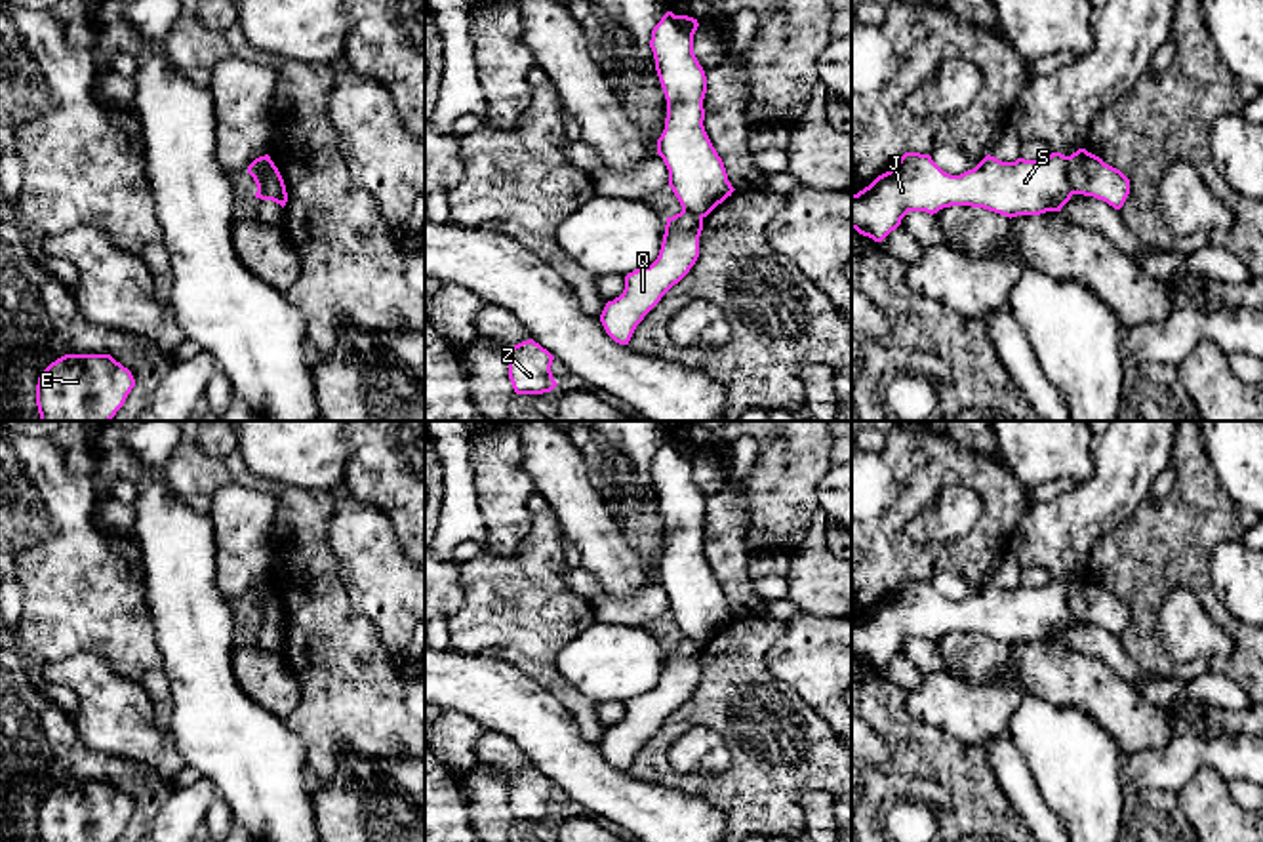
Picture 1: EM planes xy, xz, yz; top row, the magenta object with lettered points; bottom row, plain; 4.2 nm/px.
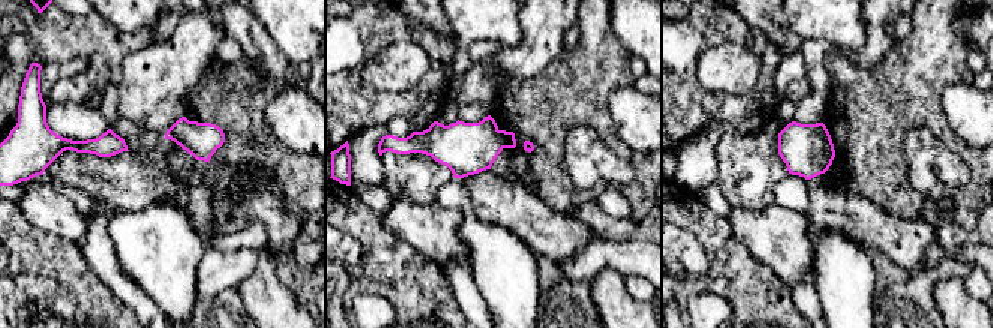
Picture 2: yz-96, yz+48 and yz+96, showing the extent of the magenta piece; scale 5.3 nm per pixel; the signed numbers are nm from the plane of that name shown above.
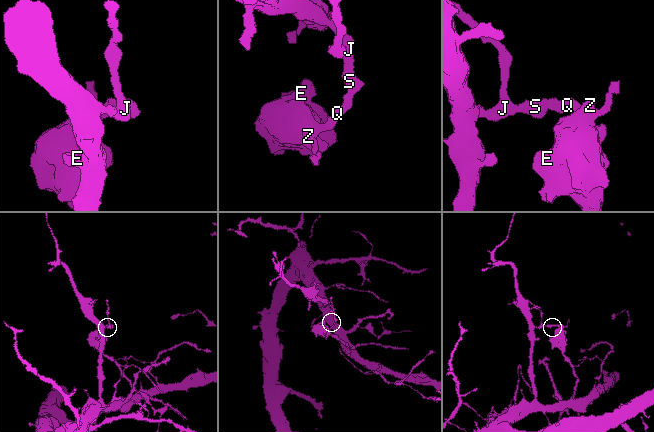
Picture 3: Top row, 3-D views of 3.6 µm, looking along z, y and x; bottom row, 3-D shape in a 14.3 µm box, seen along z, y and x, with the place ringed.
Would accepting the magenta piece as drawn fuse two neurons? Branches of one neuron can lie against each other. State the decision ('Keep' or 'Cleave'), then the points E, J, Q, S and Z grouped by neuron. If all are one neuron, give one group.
Cleave. Groups: E Q Z / J S

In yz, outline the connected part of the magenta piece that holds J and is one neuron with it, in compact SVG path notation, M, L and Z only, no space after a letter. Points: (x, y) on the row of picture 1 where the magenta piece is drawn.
M905 152L897 166L852 194L852 229L882 242L909 211L930 215L951 206L983 208L1006 217L1061 211L1071 200L1069 156L1002 162L987 154L960 175L943 171L930 154Z

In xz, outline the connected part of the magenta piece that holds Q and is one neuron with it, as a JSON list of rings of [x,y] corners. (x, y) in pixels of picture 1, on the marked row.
[[[680,211],[667,217],[665,234],[657,259],[625,276],[625,290],[608,301],[600,322],[606,333],[619,345],[629,345],[636,326],[678,284],[699,257],[703,217]]]

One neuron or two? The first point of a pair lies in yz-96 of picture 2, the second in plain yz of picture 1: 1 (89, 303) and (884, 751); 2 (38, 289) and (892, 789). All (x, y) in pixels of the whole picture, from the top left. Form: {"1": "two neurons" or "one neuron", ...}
{"1": "two neurons", "2": "one neuron"}

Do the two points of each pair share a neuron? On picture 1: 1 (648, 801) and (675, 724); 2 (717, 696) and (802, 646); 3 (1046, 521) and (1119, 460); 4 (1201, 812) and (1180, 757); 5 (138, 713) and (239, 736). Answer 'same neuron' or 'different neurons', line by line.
1: different neurons
2: different neurons
3: same neuron
4: different neurons
5: different neurons

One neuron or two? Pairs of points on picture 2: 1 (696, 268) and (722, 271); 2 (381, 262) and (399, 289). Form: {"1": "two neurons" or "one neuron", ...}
{"1": "two neurons", "2": "one neuron"}

